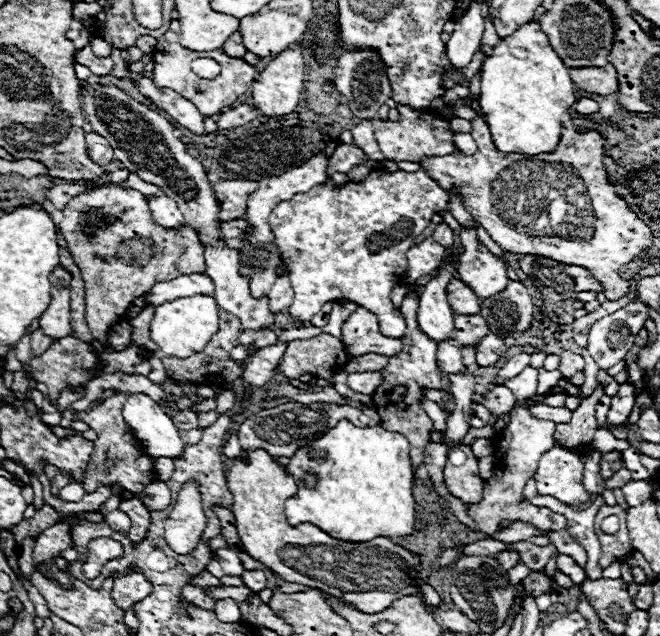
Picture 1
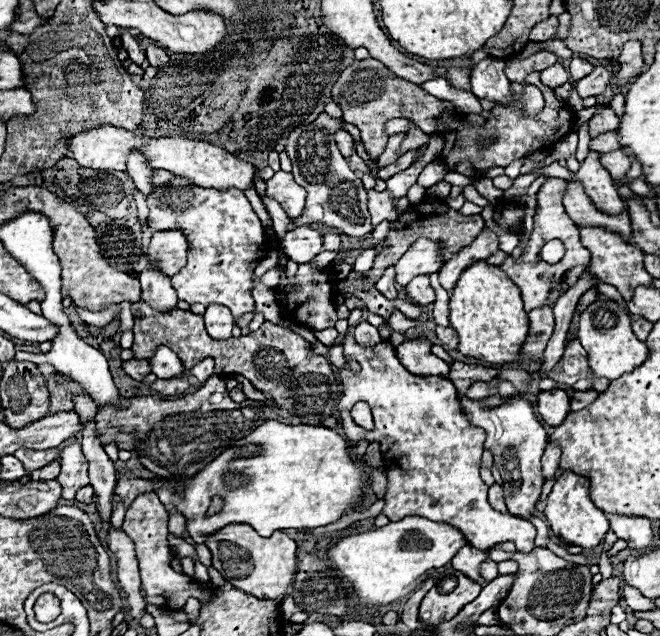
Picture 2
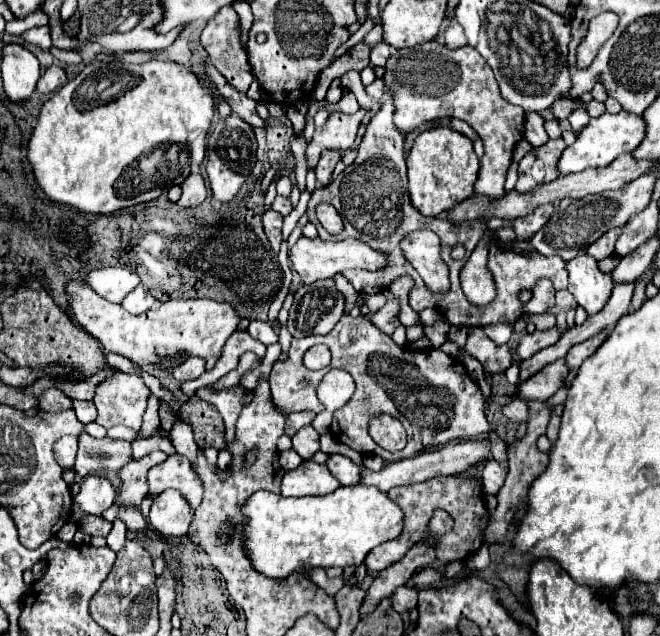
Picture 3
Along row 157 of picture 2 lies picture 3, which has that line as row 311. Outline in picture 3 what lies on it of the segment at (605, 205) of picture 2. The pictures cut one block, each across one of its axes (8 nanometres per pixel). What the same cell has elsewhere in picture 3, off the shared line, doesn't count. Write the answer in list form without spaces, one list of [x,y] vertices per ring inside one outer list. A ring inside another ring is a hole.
[[[578,254],[568,260],[566,270],[570,276],[568,292],[576,298],[576,302],[586,308],[588,314],[600,312],[612,294],[610,274],[600,272],[590,254]]]

